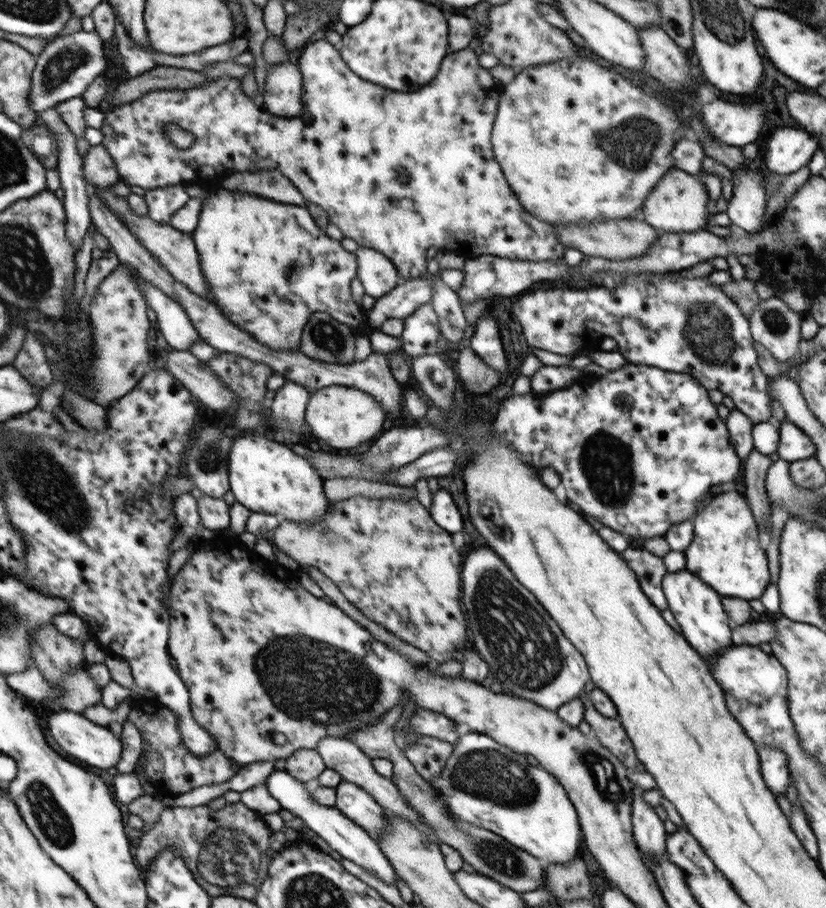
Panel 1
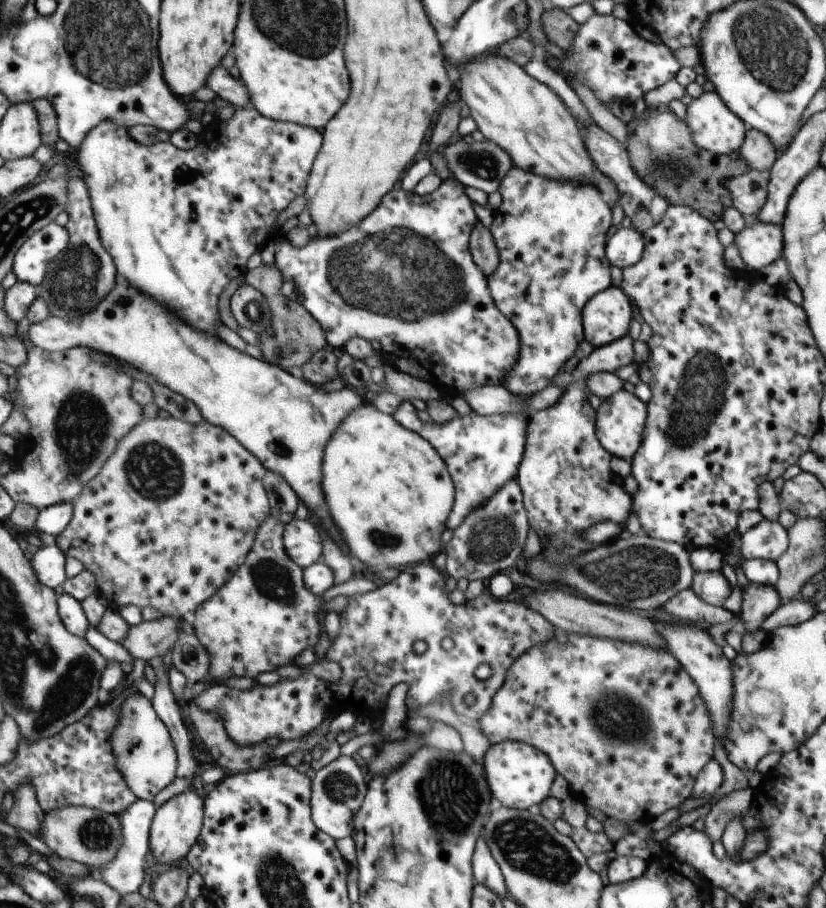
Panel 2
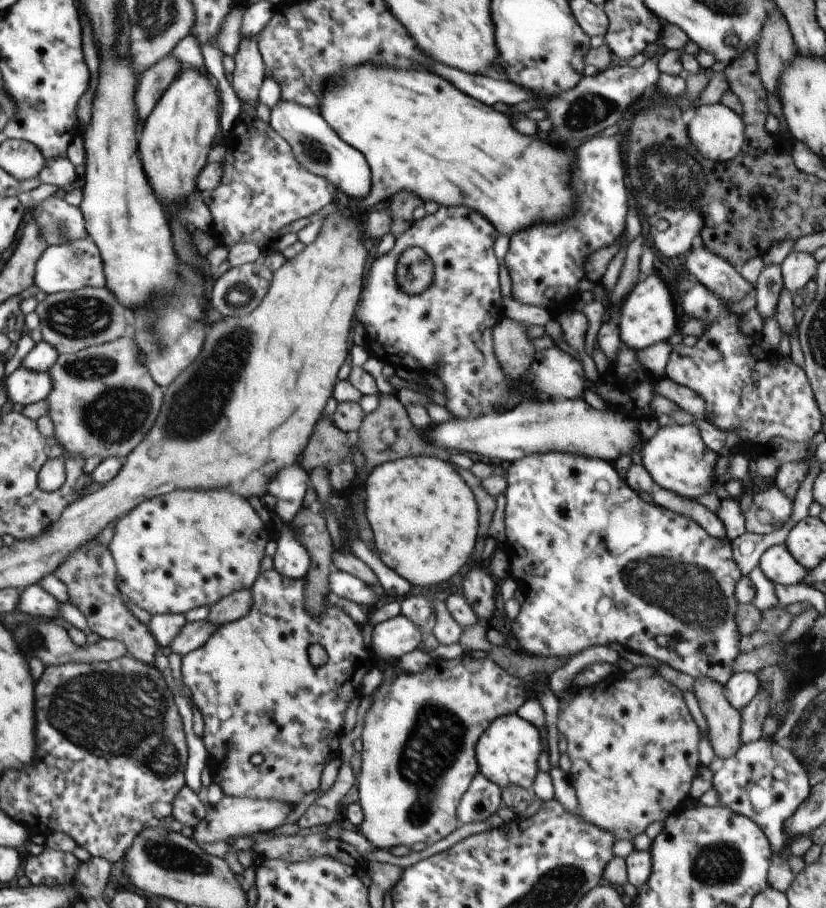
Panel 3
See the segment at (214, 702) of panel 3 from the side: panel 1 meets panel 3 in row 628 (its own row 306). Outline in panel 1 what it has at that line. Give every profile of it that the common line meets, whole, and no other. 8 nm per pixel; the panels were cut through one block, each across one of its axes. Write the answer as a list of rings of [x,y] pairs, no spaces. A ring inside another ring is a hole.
[[[219,188],[212,194],[206,195],[199,214],[197,227],[190,235],[196,243],[197,250],[200,252],[201,269],[204,271],[206,282],[209,283],[209,292],[213,296],[213,303],[230,322],[249,332],[260,344],[267,346],[267,348],[272,350],[299,350],[301,348],[302,331],[313,312],[327,312],[332,318],[349,326],[356,335],[372,337],[373,333],[375,333],[376,330],[373,330],[369,325],[367,311],[353,299],[351,293],[351,282],[357,277],[357,258],[355,253],[346,251],[340,241],[330,238],[325,229],[316,226],[306,206],[272,202],[256,195],[230,192],[226,188]]]

